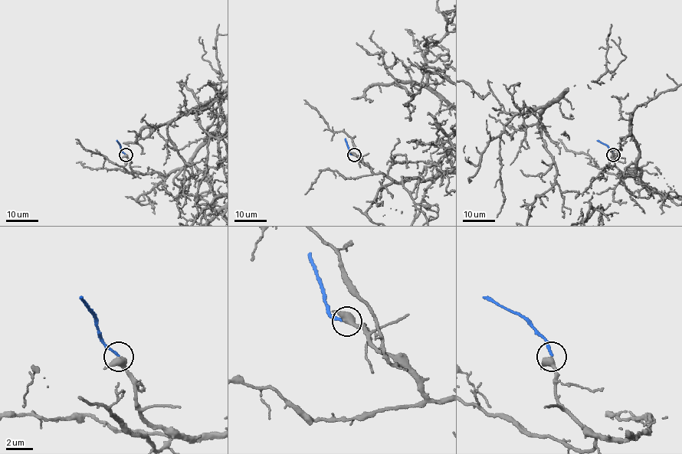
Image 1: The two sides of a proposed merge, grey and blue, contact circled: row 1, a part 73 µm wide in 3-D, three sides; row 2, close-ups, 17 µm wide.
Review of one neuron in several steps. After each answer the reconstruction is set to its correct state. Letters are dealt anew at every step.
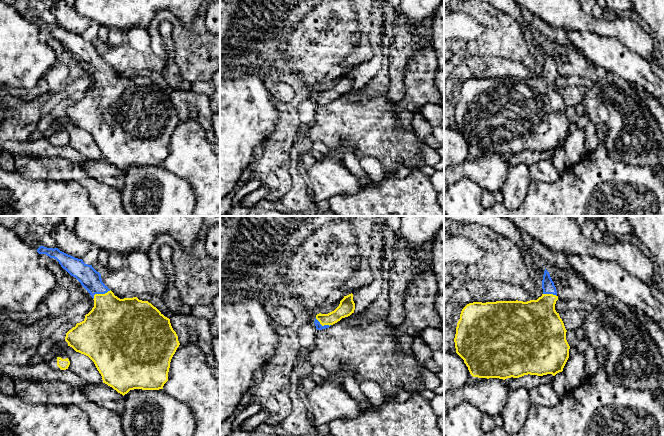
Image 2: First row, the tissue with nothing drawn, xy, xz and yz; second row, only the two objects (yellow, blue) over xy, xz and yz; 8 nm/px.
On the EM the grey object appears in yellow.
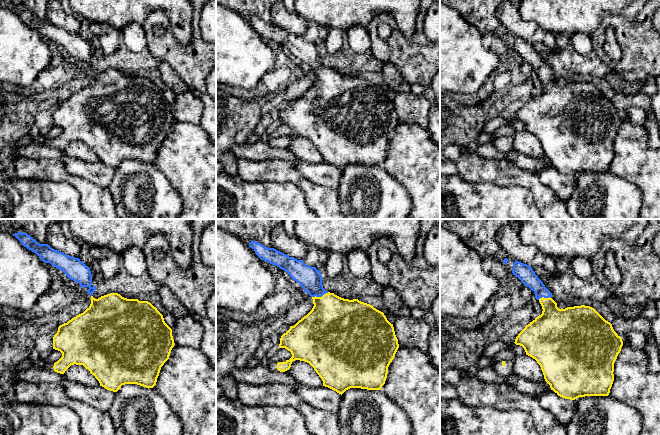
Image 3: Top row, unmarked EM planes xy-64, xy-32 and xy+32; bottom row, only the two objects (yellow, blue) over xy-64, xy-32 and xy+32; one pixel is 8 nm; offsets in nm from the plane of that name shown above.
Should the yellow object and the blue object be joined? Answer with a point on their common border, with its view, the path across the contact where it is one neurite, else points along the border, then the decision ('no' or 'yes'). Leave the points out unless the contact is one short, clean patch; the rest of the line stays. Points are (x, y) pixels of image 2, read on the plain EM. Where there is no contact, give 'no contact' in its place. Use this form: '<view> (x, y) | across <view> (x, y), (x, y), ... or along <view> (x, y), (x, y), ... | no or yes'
xy (100, 70) | across xy (113, 98), (100, 70), (90, 55) | yes

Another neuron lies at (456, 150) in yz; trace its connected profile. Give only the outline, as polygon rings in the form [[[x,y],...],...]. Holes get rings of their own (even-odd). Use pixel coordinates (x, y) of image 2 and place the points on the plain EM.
[[[444,128],[444,171],[462,163],[473,152],[457,129]]]

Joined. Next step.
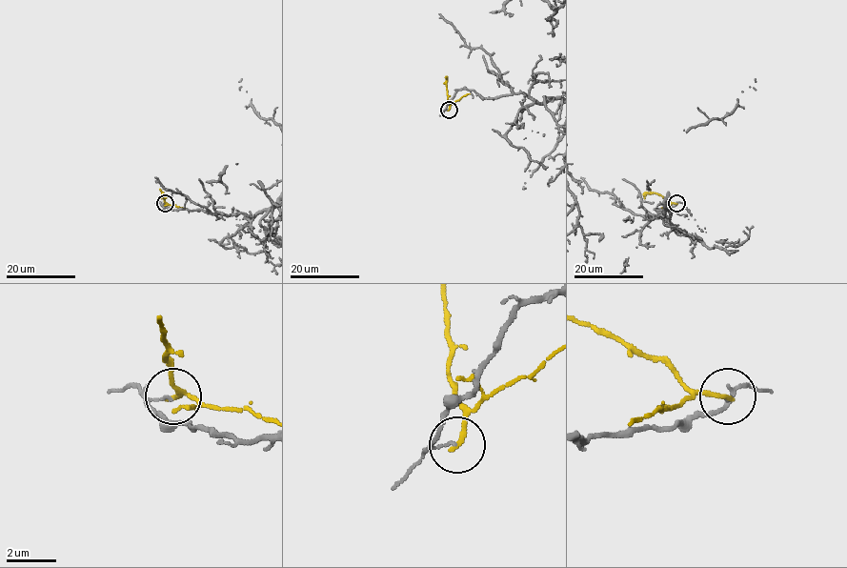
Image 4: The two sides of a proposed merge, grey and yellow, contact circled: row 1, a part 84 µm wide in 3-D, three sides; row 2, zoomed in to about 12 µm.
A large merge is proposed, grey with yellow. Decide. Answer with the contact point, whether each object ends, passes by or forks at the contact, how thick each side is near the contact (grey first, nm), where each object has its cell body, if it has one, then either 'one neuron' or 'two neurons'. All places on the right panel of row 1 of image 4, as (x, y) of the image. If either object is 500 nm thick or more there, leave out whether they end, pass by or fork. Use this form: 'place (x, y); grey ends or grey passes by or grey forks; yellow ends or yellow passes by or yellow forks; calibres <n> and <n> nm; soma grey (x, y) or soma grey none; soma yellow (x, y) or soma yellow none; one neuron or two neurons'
place (676, 203); grey ends; yellow ends; calibres 90 and 190 nm; soma grey none; soma yellow none; two neurons

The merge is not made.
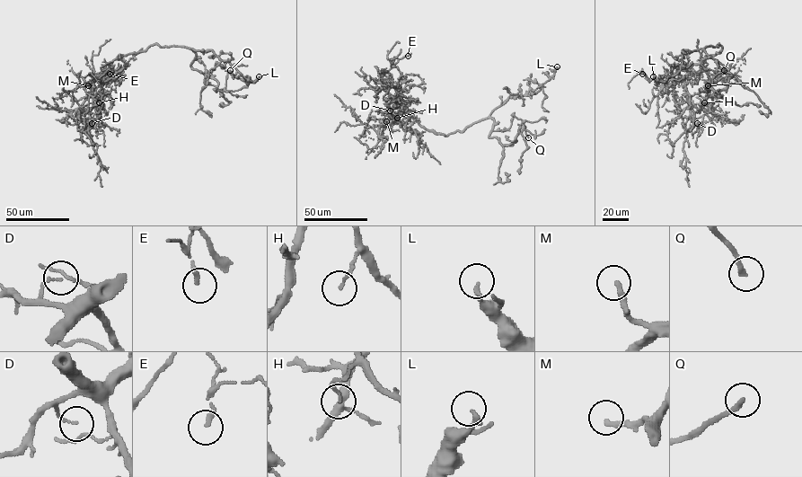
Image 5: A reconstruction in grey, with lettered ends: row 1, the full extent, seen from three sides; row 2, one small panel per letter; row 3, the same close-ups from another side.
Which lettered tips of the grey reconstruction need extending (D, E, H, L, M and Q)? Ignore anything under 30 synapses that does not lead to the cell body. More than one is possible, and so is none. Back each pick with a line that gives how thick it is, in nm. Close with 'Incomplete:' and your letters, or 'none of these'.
M: Thickness 240 nm
Q: Thickness 220 nm
Incomplete: M, Q

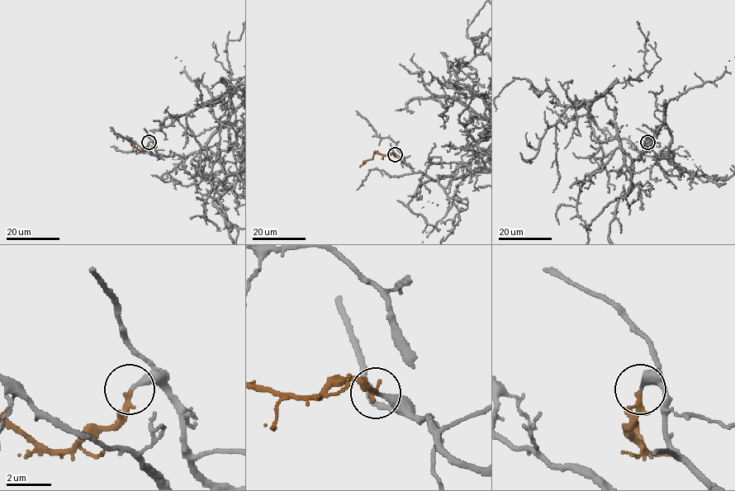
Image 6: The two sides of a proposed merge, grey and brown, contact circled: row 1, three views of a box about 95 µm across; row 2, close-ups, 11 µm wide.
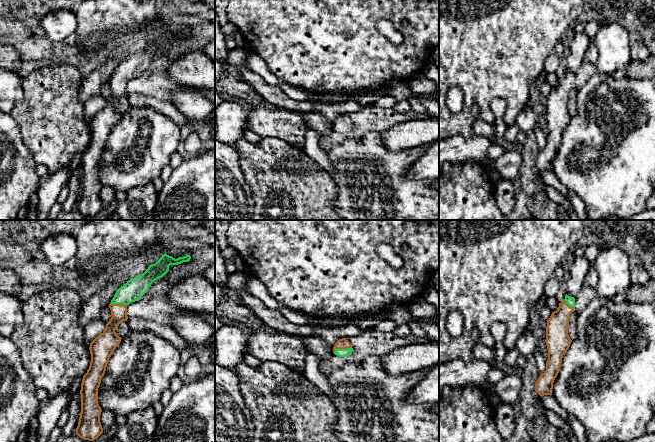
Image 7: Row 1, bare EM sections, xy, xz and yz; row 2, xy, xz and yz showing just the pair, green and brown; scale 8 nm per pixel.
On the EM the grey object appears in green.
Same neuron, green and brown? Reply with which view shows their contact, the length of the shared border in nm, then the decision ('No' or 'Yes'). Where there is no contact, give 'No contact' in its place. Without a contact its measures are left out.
Touches green in xz. Shared border 160 nm. Yes

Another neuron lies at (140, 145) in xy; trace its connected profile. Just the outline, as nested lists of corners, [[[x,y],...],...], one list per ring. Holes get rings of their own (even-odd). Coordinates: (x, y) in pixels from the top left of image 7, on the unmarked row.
[[[133,107],[113,127],[98,164],[101,186],[128,190],[152,183],[180,144],[180,127],[151,107]]]

